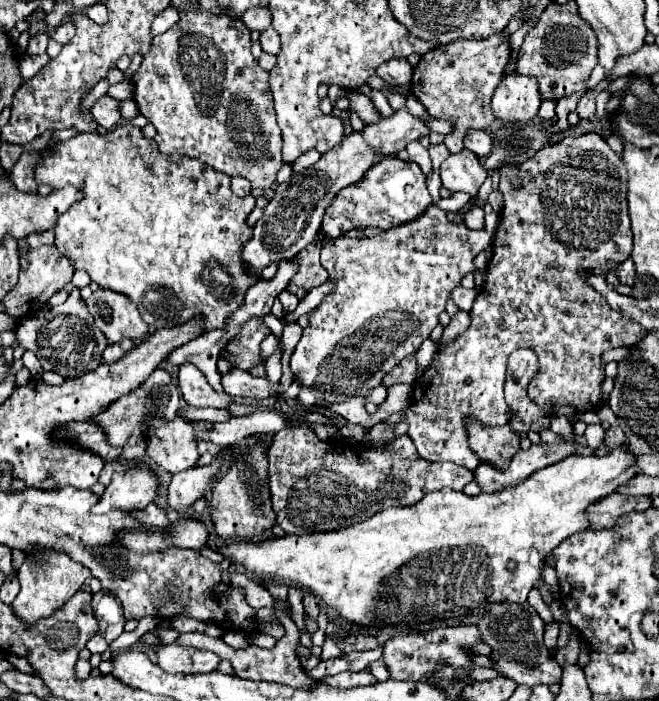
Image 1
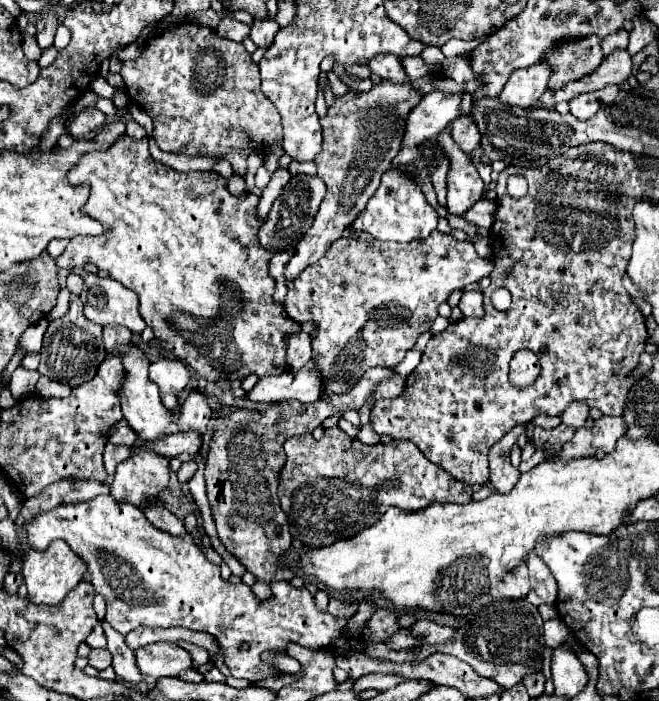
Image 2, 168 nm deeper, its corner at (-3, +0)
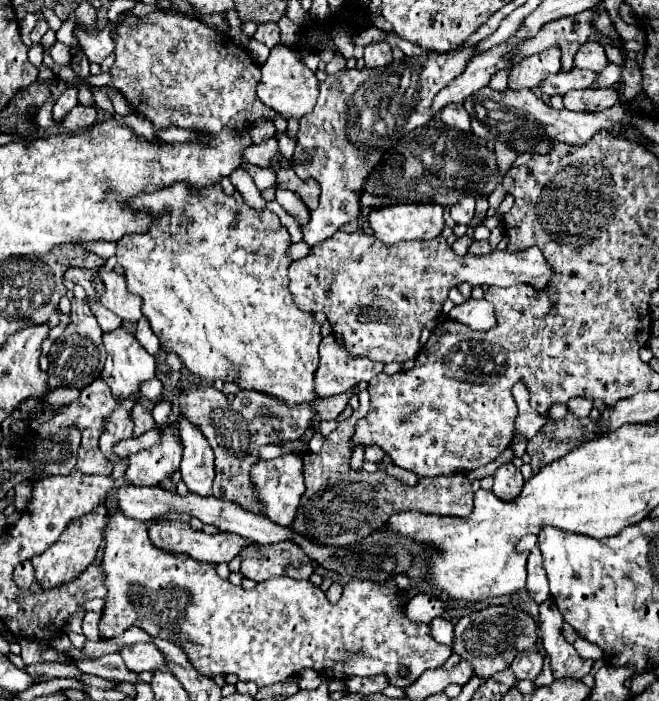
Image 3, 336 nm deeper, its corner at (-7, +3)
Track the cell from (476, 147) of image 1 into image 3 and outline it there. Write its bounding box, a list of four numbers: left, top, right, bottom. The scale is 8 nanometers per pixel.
[440,105,470,131]

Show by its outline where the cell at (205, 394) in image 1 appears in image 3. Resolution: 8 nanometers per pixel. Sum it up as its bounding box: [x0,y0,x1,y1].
[178,417,214,497]

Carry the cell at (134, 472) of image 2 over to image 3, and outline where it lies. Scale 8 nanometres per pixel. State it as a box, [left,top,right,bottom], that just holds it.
[126,423,182,485]

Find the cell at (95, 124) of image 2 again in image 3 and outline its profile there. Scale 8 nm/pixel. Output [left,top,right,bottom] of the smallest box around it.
[60,105,96,133]

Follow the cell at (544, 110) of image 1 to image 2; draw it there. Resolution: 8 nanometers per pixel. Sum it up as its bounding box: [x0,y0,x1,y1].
[540,50,634,108]

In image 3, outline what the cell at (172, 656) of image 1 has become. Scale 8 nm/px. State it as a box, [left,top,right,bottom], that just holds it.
[118,643,166,673]

